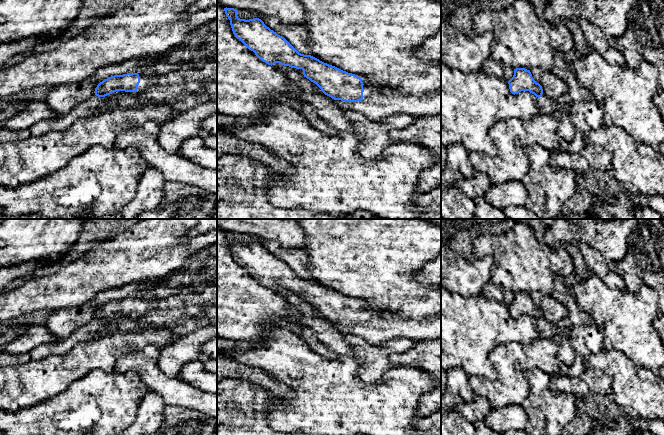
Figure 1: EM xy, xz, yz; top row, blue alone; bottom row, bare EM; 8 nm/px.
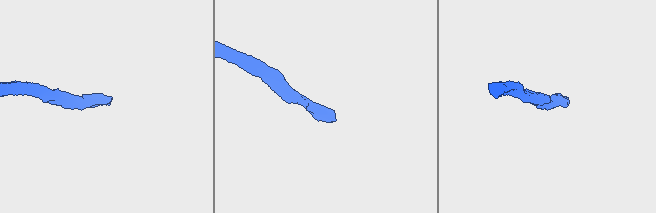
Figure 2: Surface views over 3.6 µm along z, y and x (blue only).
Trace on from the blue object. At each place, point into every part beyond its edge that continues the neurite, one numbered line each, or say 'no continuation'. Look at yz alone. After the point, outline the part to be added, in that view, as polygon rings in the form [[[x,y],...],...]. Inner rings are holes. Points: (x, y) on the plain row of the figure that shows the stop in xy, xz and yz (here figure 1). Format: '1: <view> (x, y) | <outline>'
no continuation

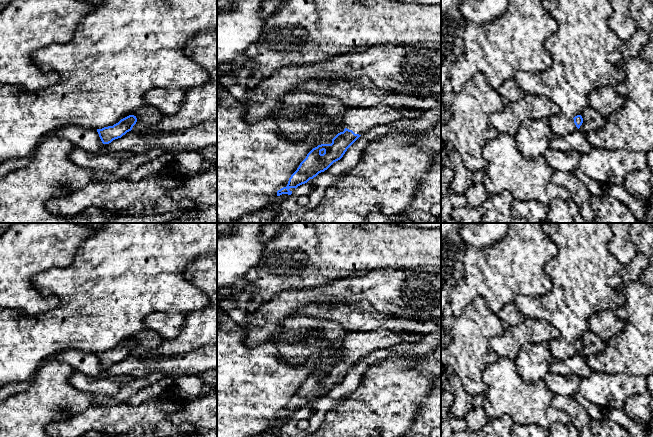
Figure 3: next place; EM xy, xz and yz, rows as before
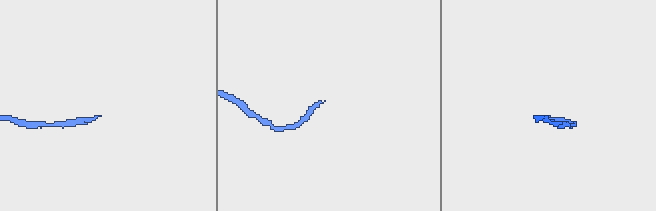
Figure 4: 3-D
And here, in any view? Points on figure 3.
1: xz (360, 344) | [[[379,327],[369,332],[349,331],[340,347],[355,358],[362,359],[379,349],[390,348],[403,342],[417,342],[423,336],[423,334],[407,333],[400,329]]]

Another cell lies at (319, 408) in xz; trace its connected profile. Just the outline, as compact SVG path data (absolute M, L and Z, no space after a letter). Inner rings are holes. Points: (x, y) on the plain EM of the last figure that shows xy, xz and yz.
M441 331L426 334L413 343L400 343L390 348L379 349L362 358L345 376L343 381L334 386L326 395L319 397L307 407L298 410L292 418L273 435L264 437L307 437L316 432L324 415L332 410L340 400L353 393L361 382L363 373L371 366L388 358L418 357L431 353L441 344Z

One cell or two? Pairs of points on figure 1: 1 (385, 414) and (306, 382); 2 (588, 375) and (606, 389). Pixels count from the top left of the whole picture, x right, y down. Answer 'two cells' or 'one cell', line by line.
1: one cell
2: one cell

